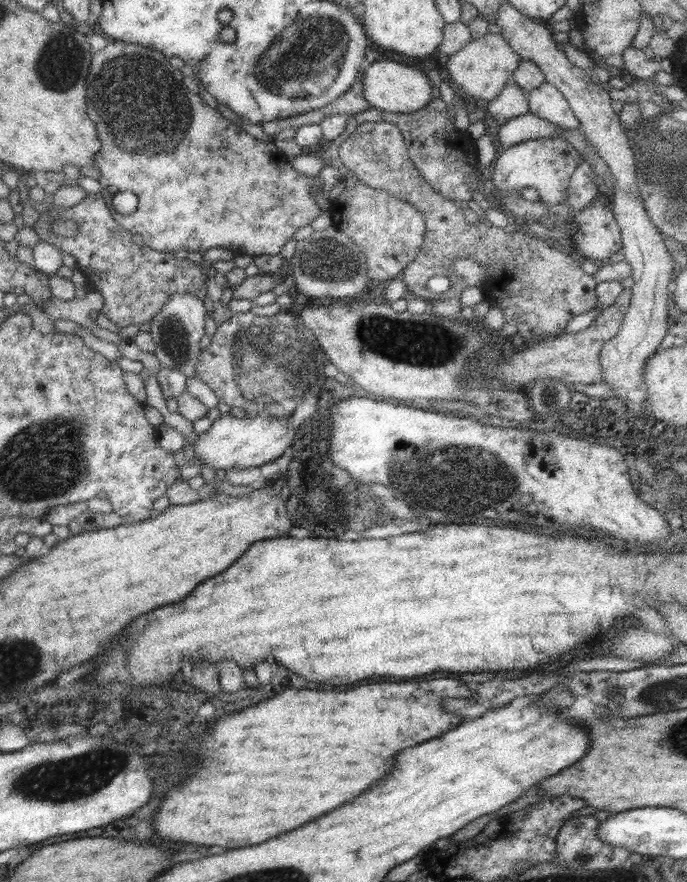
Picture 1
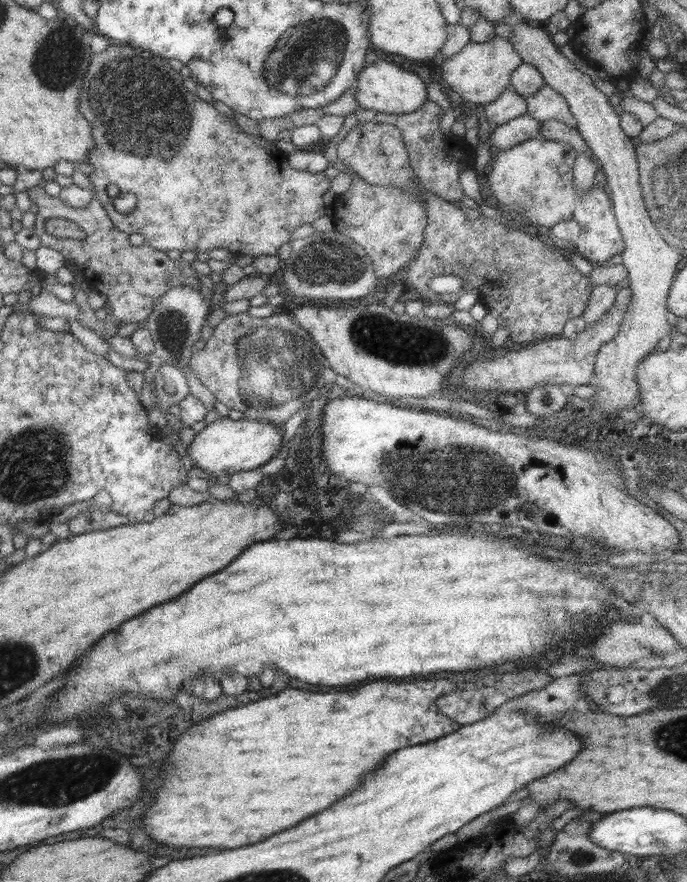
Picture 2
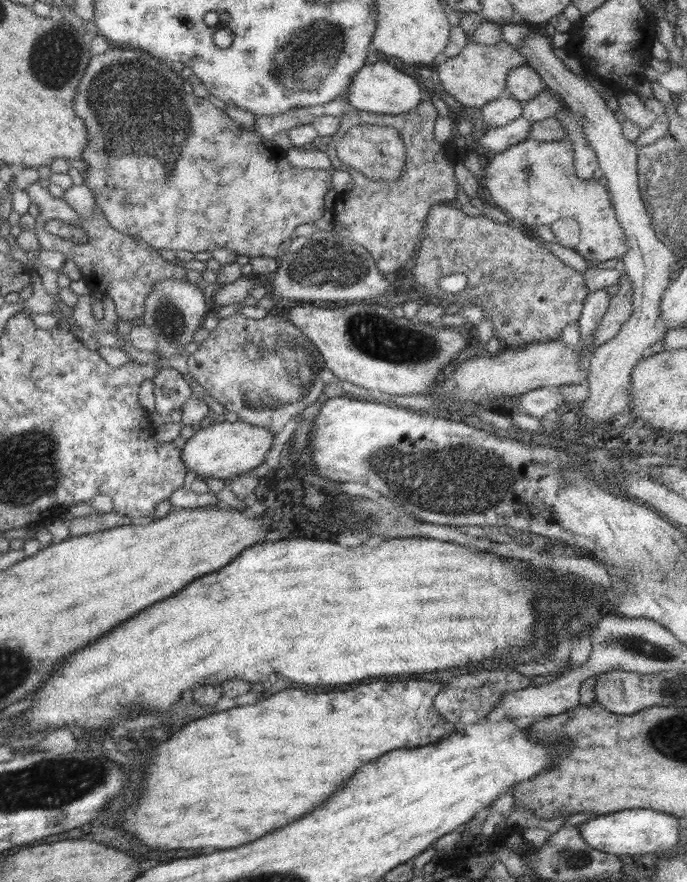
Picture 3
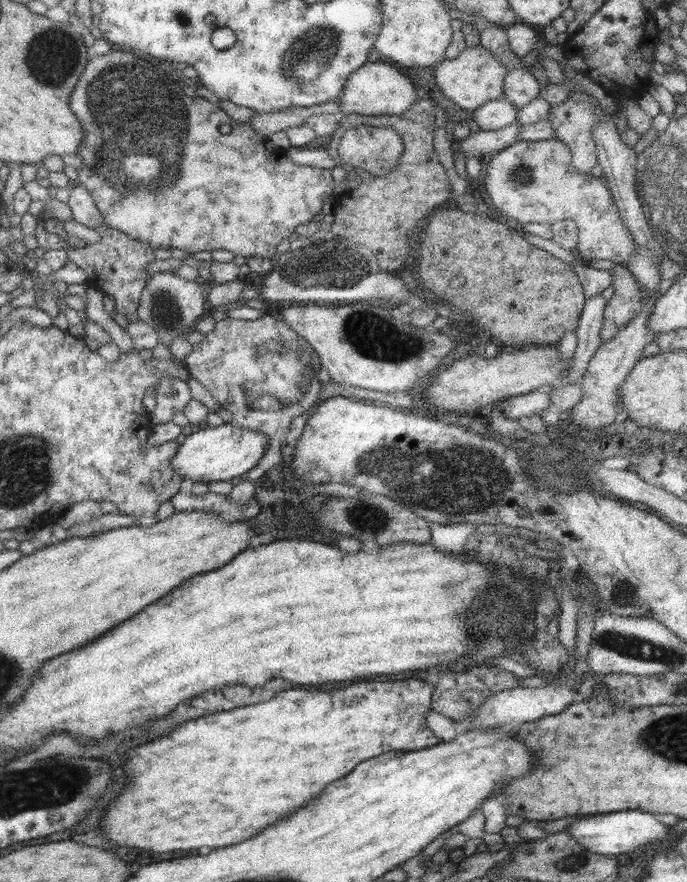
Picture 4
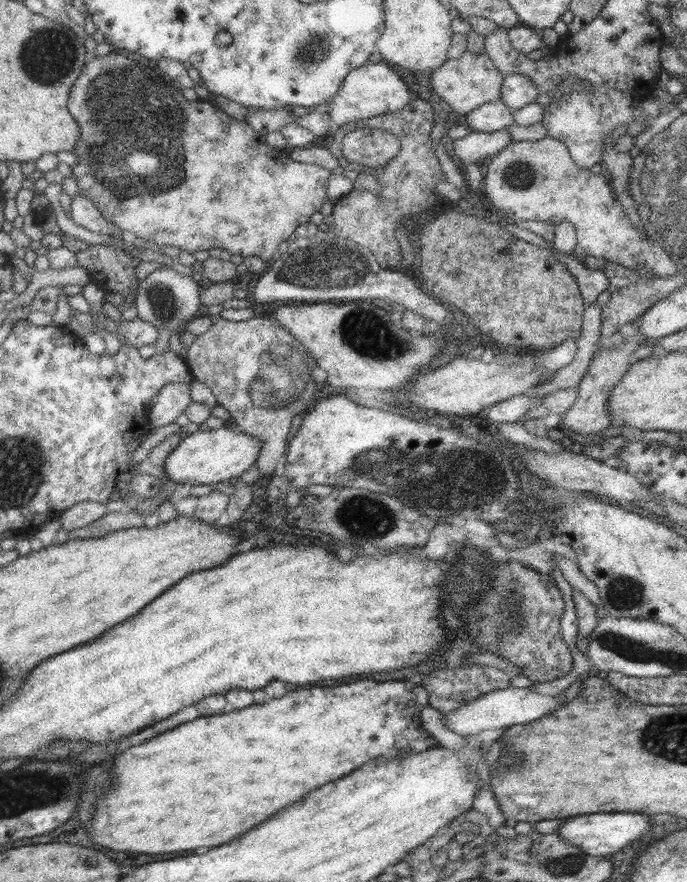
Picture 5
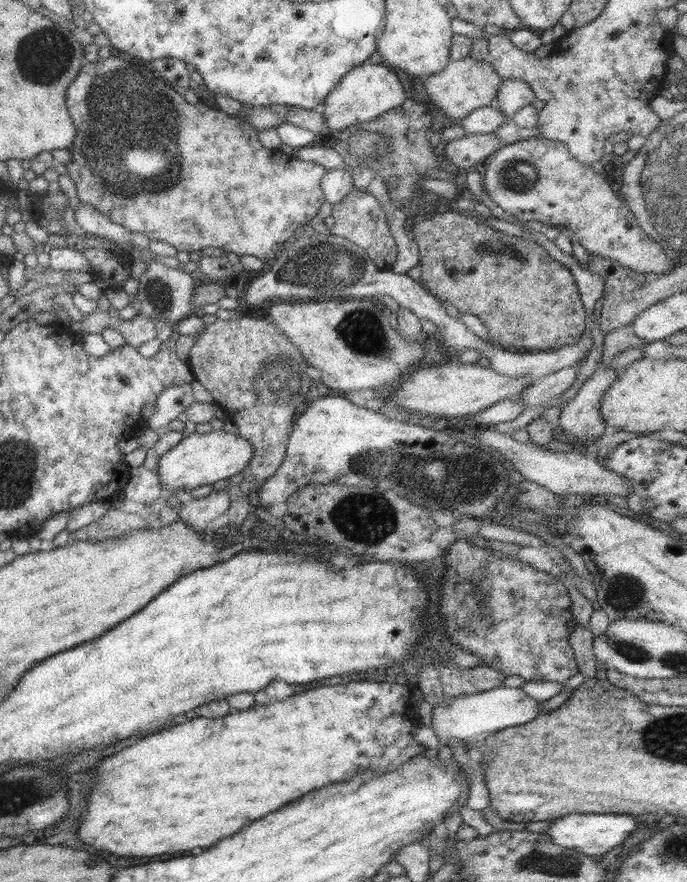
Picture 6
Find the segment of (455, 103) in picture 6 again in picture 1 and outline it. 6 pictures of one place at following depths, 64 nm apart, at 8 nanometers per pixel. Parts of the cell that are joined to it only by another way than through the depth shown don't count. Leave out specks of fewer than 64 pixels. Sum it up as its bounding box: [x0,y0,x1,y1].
[447,33,522,103]

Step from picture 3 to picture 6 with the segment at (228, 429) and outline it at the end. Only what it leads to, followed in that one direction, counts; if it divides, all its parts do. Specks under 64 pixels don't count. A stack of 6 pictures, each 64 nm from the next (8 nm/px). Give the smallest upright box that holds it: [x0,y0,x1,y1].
[158,429,254,492]

